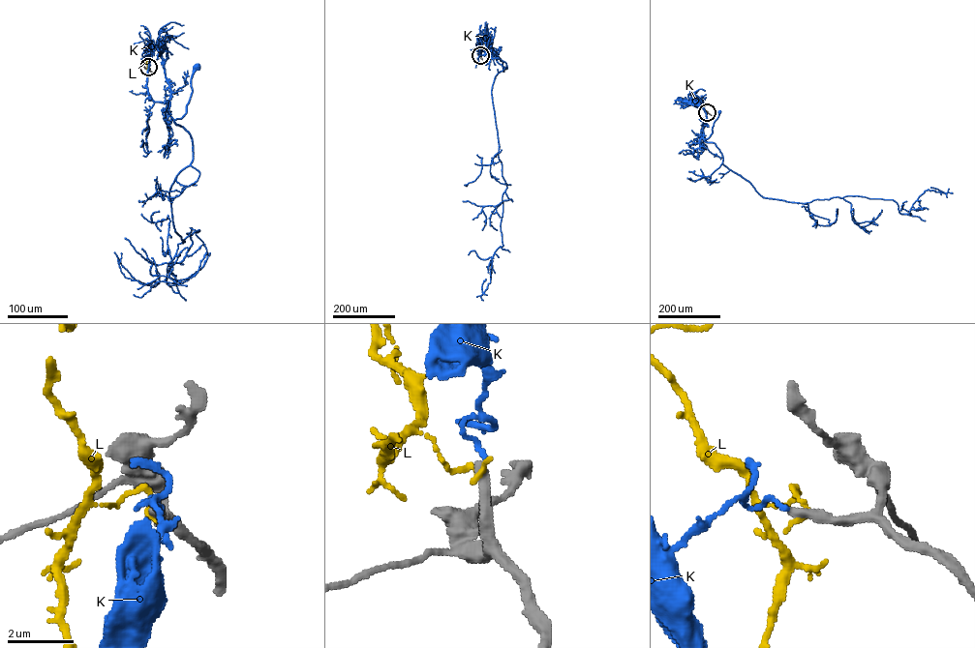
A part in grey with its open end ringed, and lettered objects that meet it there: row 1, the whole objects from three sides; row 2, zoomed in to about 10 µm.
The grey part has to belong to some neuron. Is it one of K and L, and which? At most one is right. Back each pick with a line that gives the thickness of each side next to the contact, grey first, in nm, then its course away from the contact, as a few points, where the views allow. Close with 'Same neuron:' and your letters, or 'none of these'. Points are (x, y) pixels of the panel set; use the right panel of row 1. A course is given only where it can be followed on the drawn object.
Same neuron: none of these

